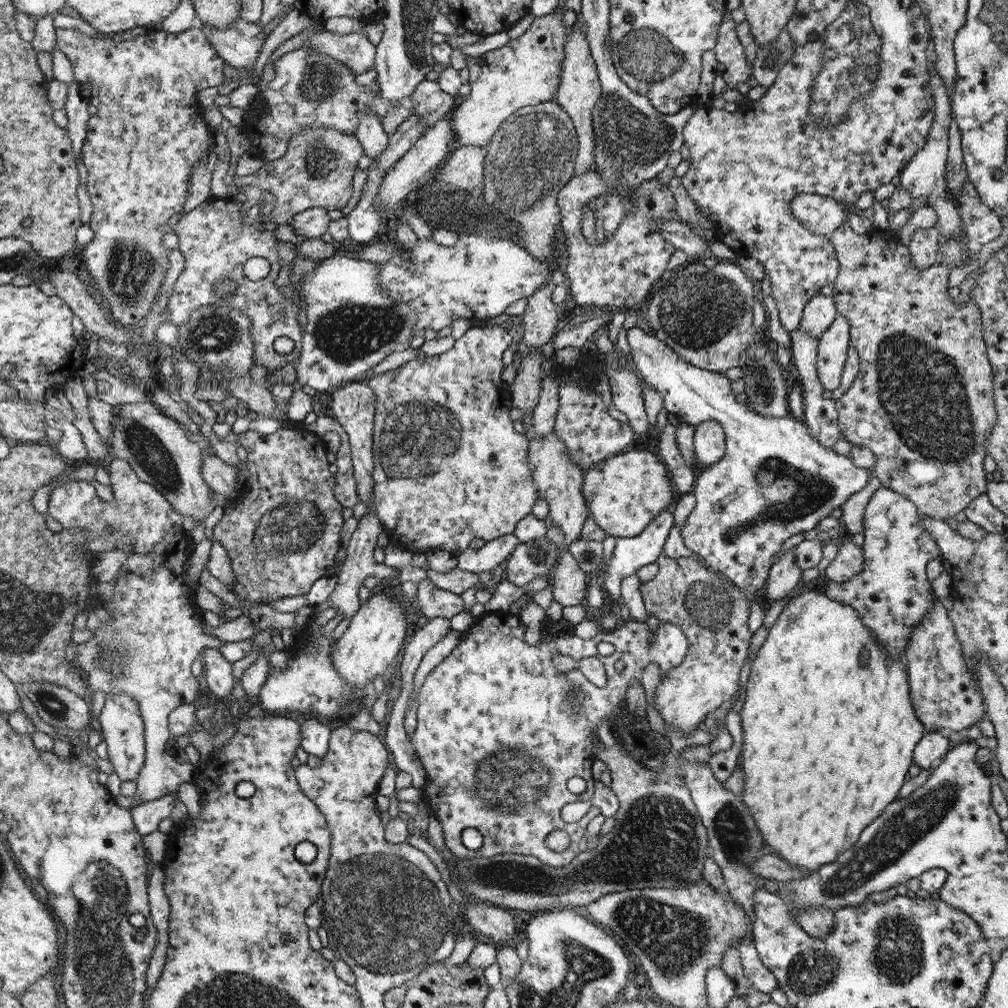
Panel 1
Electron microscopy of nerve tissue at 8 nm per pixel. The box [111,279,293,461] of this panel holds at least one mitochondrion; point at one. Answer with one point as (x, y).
(213, 333)

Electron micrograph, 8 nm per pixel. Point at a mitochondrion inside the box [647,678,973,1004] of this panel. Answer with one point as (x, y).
(897, 955)

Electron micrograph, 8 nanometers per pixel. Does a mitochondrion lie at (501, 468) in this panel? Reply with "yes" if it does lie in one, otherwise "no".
no

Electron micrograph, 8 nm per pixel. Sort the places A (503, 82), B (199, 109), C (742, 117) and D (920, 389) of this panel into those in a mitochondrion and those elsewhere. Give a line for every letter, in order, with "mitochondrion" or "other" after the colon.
A: other
B: other
C: other
D: mitochondrion

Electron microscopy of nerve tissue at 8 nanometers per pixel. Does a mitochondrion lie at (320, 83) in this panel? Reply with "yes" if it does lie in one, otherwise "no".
yes

